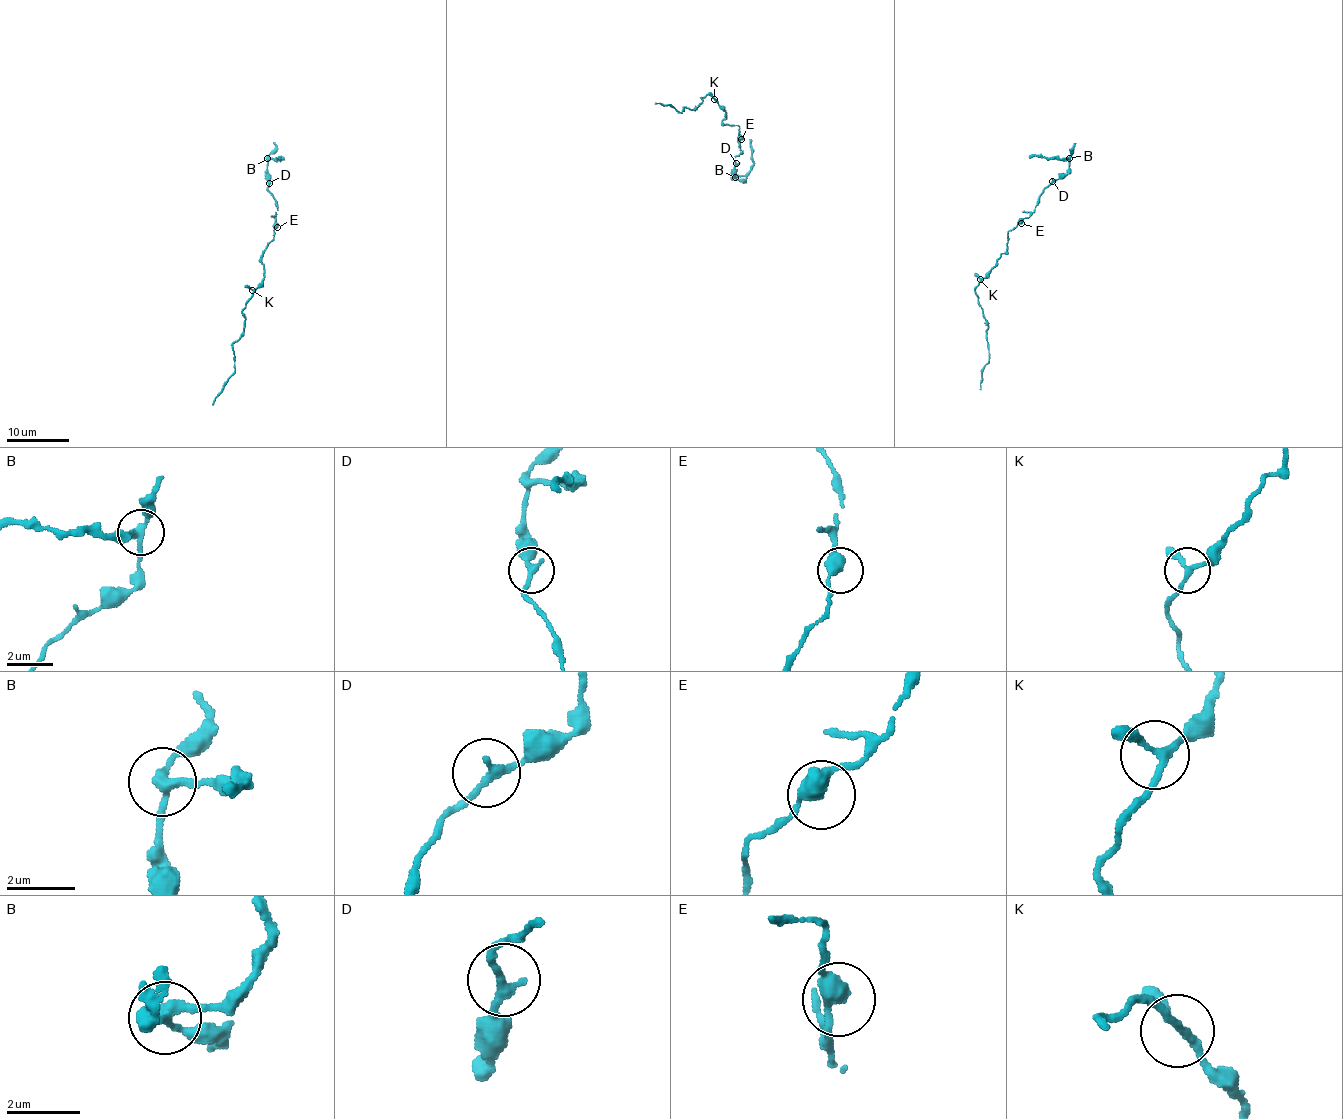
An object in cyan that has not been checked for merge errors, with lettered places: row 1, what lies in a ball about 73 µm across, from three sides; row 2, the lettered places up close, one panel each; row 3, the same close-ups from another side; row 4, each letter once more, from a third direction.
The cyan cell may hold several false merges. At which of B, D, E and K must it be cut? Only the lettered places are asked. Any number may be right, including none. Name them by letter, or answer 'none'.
B

